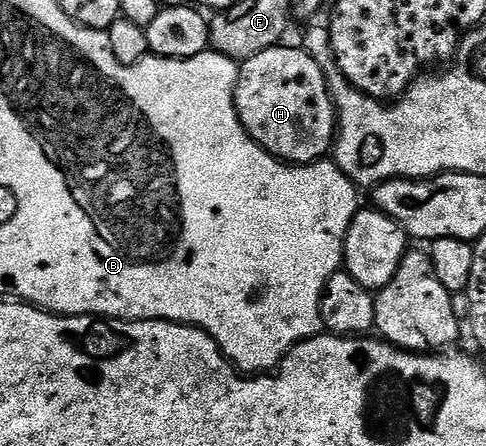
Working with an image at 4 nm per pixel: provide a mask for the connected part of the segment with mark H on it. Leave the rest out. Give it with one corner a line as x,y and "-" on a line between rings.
279,44
247,58
238,68
234,107
253,142
287,164
305,164
325,159
331,153
338,129
338,116
326,83
326,73
305,48

